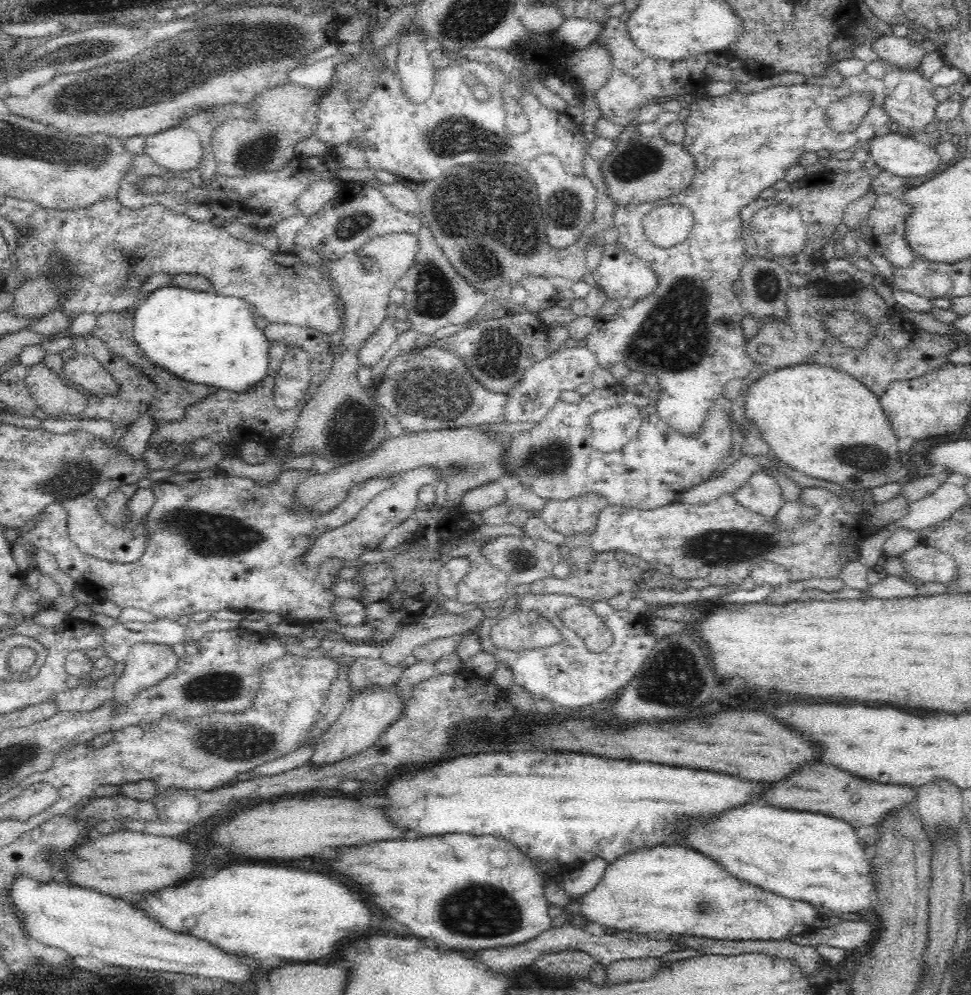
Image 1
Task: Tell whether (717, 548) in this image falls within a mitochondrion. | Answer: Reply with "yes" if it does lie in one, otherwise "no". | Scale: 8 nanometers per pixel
yes

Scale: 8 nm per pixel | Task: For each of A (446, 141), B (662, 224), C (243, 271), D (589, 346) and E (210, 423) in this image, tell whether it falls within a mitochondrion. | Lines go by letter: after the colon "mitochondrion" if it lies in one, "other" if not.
A: mitochondrion
B: other
C: mitochondrion
D: other
E: mitochondrion

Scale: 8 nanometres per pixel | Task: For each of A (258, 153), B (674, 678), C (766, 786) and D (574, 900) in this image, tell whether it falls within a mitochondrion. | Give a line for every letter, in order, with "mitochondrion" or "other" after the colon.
A: mitochondrion
B: mitochondrion
C: other
D: other

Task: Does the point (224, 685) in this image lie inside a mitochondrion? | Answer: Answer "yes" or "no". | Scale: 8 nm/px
yes

